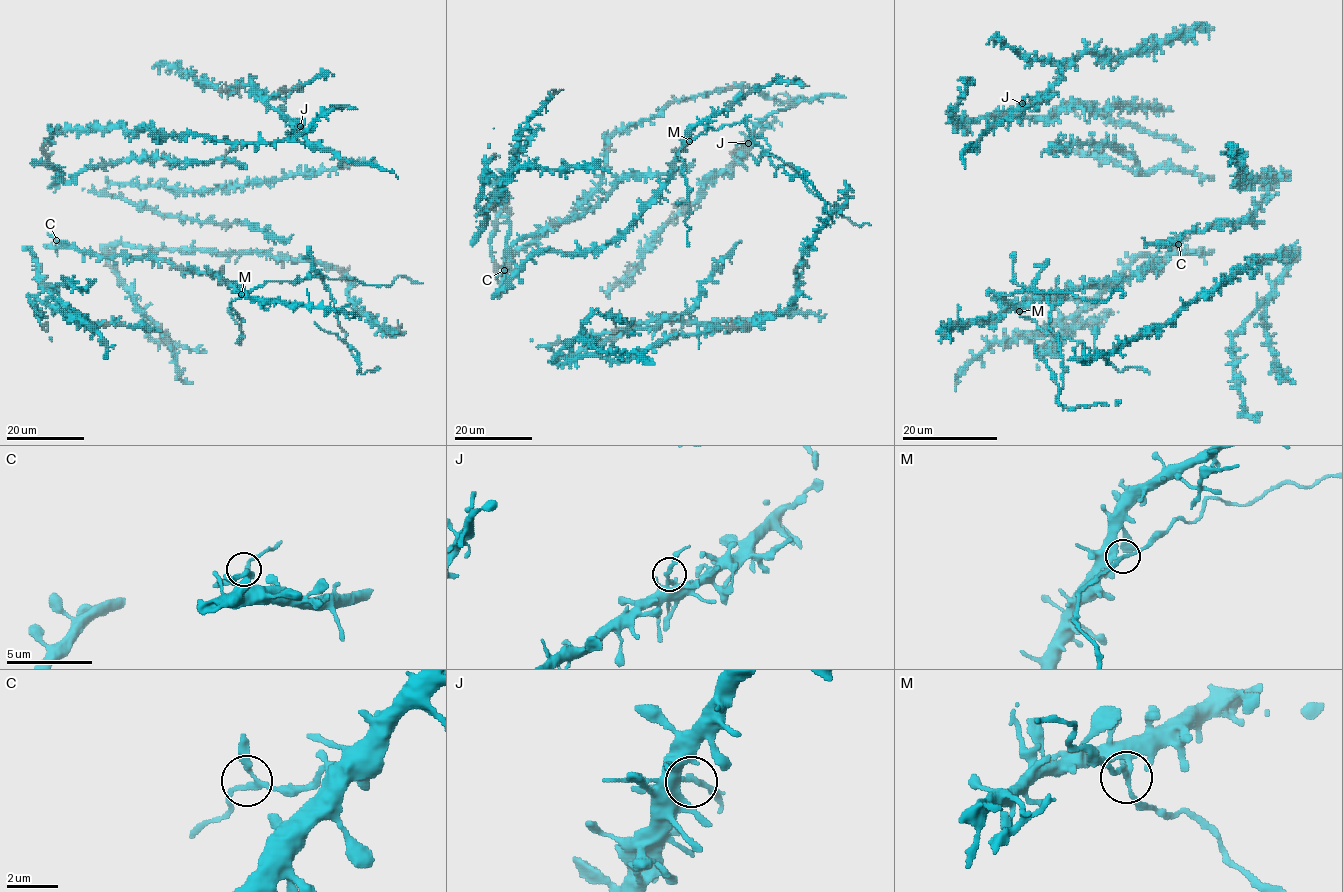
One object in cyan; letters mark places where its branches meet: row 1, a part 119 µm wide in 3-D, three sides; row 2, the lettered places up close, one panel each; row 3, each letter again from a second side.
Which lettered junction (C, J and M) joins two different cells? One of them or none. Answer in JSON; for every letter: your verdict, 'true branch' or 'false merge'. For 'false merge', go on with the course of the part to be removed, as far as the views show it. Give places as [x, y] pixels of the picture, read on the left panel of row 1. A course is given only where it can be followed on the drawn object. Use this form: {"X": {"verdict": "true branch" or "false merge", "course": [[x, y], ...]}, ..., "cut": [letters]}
{"C": {"verdict": "true branch"}, "J": {"verdict": "true branch"}, "M": {"verdict": "false merge", "course": [[241, 294], [267, 281], [322, 278], [334, 301], [337, 322], [357, 362], [357, 370], [362, 373], [380, 368]]}, "cut": ["M"]}

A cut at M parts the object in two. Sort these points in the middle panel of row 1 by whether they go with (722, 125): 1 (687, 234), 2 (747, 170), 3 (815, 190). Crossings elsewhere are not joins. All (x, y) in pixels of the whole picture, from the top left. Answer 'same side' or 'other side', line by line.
1: same side
2: other side
3: same side

